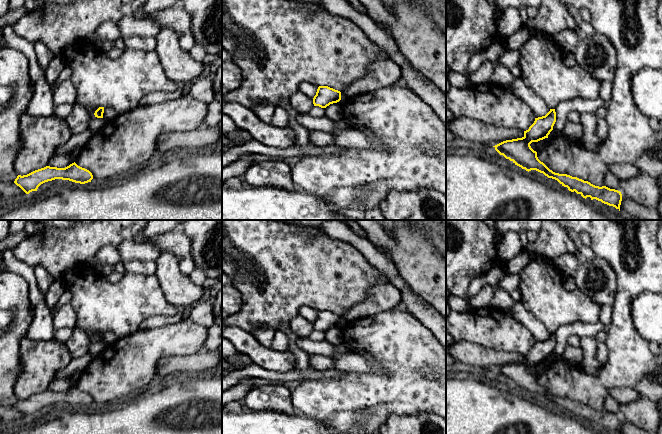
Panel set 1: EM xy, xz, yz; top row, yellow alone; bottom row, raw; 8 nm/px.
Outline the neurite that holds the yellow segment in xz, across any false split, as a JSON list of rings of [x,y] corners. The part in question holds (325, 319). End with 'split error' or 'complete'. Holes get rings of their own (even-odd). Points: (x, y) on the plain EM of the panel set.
[[[319,310],[313,322],[314,330],[326,332],[330,328],[341,324],[341,316],[328,310]]]; complete

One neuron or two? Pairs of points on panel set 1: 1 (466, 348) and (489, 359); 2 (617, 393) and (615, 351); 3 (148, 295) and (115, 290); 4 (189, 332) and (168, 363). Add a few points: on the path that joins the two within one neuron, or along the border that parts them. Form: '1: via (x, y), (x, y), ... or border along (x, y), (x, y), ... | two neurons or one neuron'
1: via (472, 354), (483, 359) | one neuron
2: border along (634, 387), (612, 387), (609, 395) | two neurons
3: via (140, 295), (123, 295) | one neuron
4: border along (196, 352), (165, 356), (159, 361), (156, 372) | two neurons

